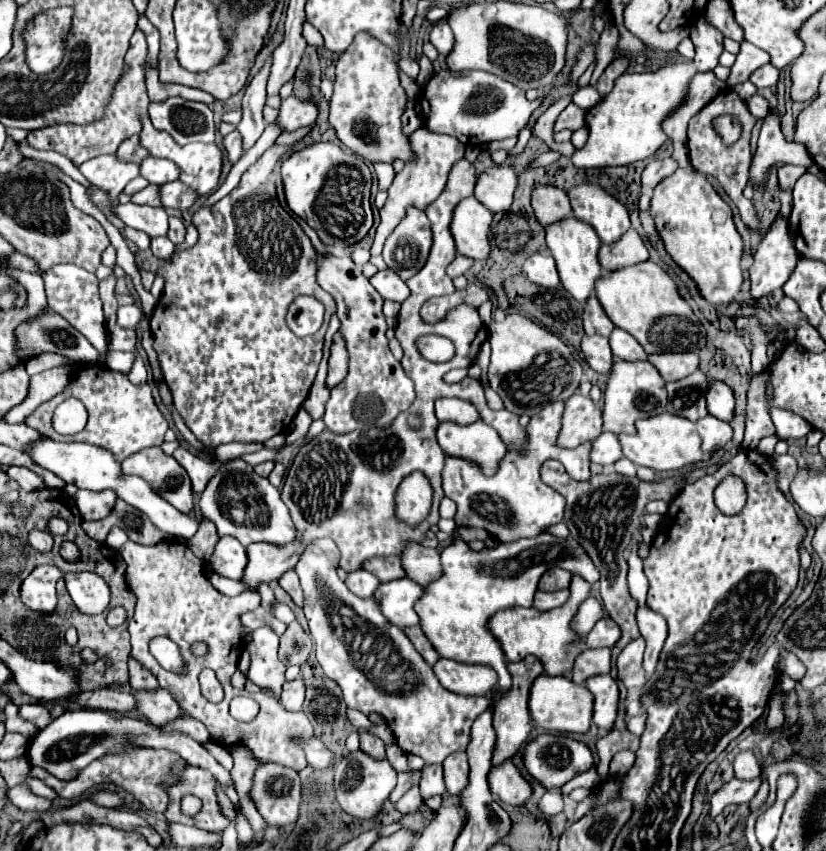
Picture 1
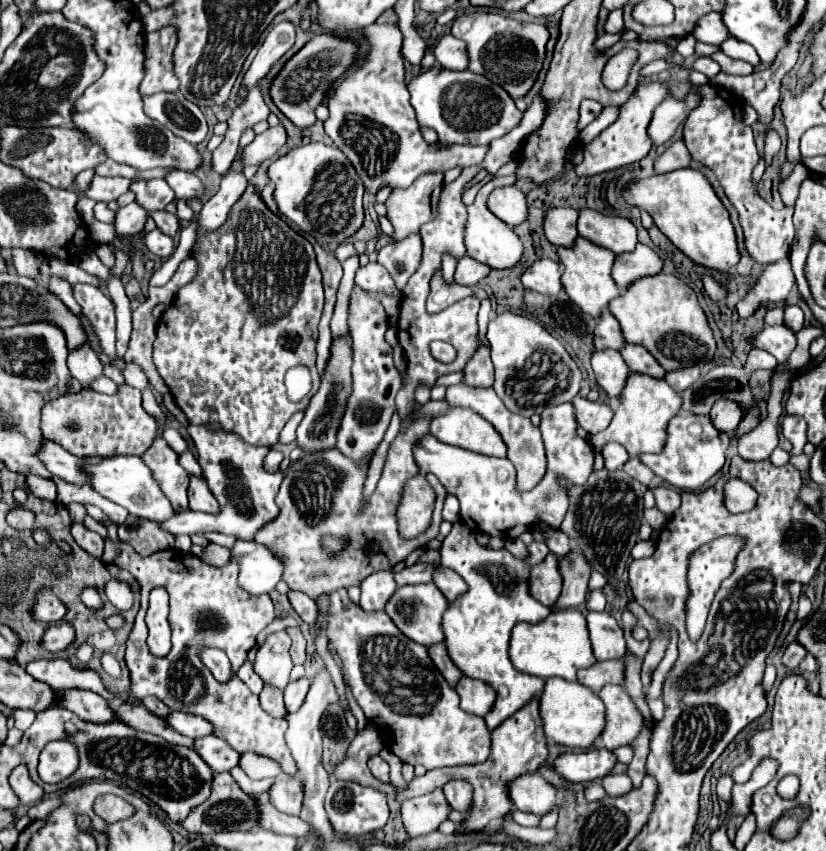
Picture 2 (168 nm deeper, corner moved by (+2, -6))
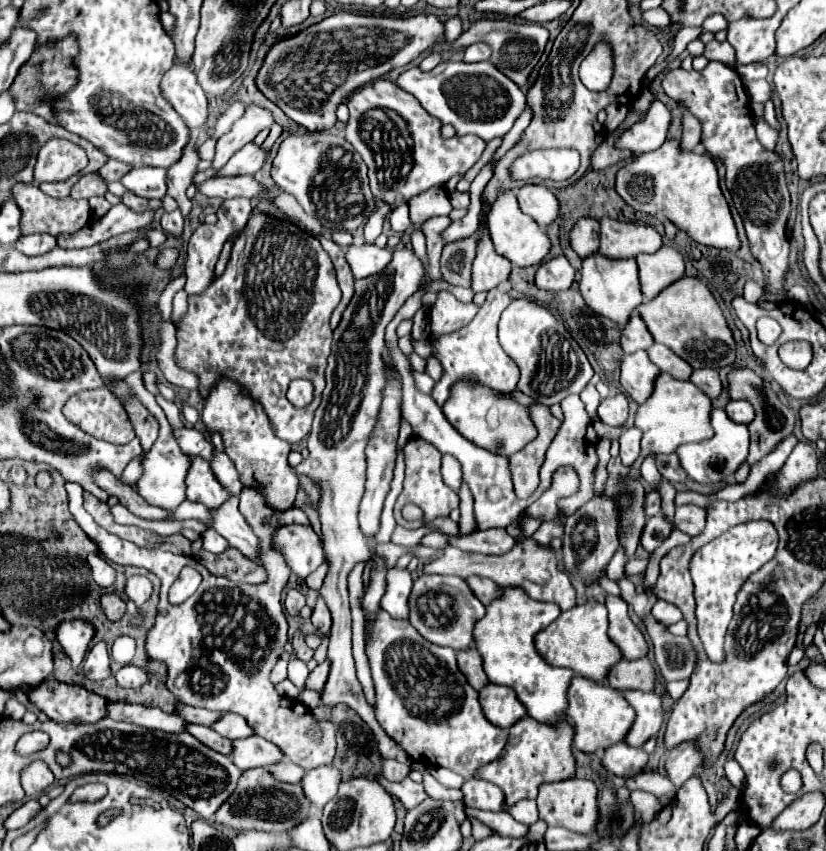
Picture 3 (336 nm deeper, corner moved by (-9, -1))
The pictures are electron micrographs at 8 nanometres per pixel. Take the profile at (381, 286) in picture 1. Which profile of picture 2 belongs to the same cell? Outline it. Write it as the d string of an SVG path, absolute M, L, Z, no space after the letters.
M368 263L366 267L360 267L354 277L356 287L378 293L378 295L398 295L396 287L392 287L392 277L380 263Z

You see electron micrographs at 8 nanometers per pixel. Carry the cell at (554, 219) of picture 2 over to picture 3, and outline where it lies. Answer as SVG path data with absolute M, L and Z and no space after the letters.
M579 218L569 234L571 248L581 256L589 256L599 250L599 222L595 218Z

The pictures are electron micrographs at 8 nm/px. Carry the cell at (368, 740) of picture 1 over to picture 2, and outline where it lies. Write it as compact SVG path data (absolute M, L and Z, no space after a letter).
M372 757L370 761L368 761L368 767L370 767L370 771L372 771L372 775L376 777L376 779L380 779L380 781L384 781L384 783L388 783L390 781L390 769L388 769L388 763L382 759L382 757Z

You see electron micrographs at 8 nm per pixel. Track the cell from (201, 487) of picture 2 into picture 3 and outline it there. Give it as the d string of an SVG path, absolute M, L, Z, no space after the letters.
M231 496L219 510L211 510L211 528L221 534L233 548L241 550L247 558L257 562L259 540L247 526L245 518L239 512L239 498Z

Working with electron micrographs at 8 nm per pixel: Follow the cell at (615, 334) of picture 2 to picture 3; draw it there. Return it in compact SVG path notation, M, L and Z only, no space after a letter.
M631 314L631 322L621 328L621 348L625 354L633 354L637 350L647 350L653 344L653 336L649 334L645 322L639 314Z

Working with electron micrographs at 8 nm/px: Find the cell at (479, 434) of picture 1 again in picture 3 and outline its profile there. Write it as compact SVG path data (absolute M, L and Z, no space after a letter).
M457 382L453 386L451 398L443 406L443 414L451 422L451 426L469 442L501 456L511 456L519 452L525 444L529 444L537 436L537 430L529 420L527 408L523 404L501 400L497 398L495 390L485 386L475 386L469 382Z

